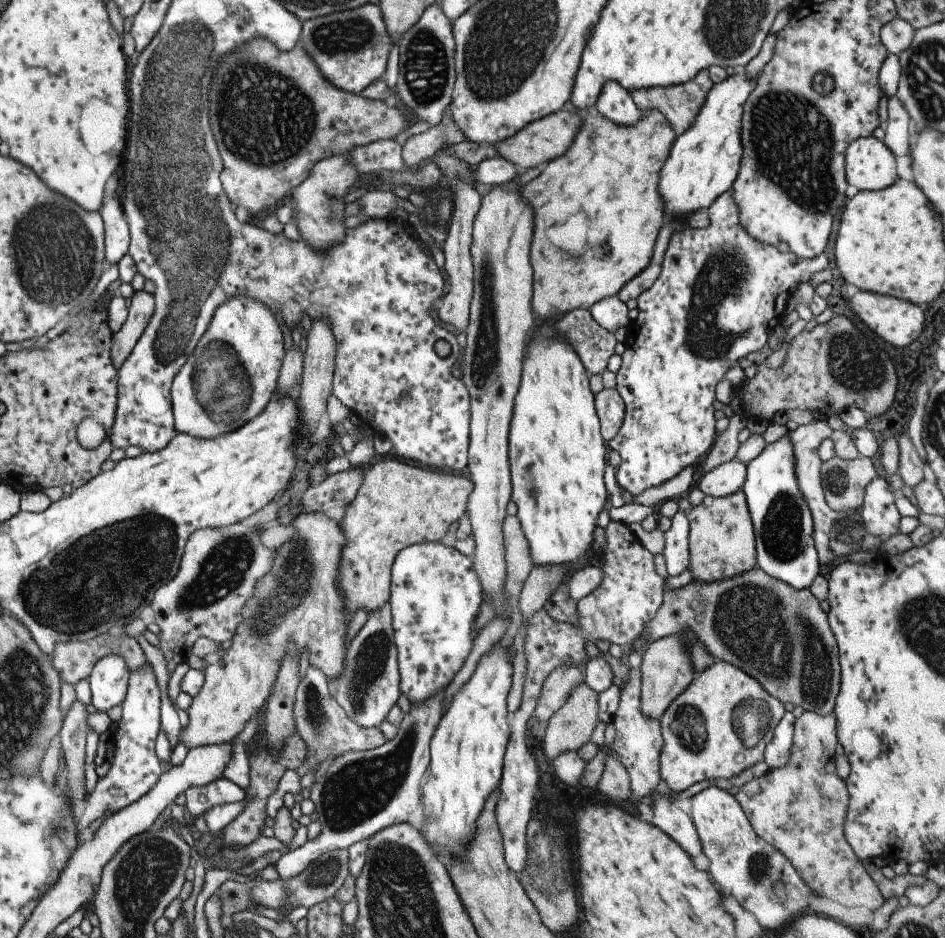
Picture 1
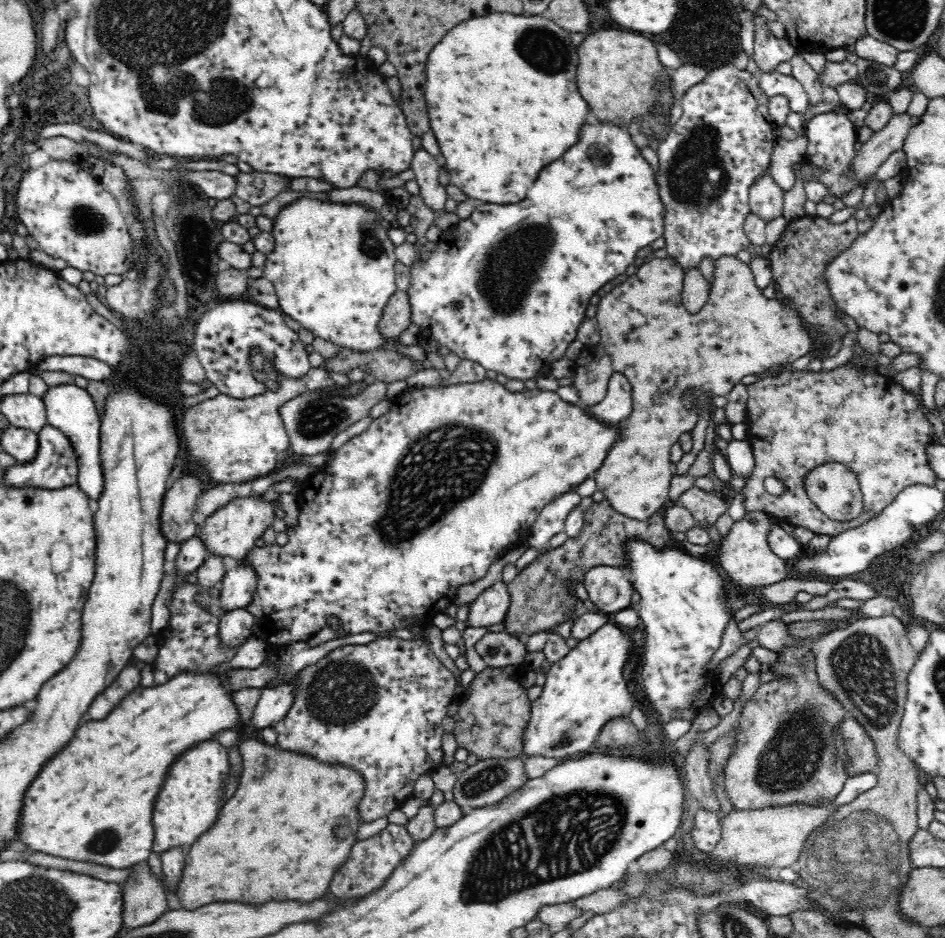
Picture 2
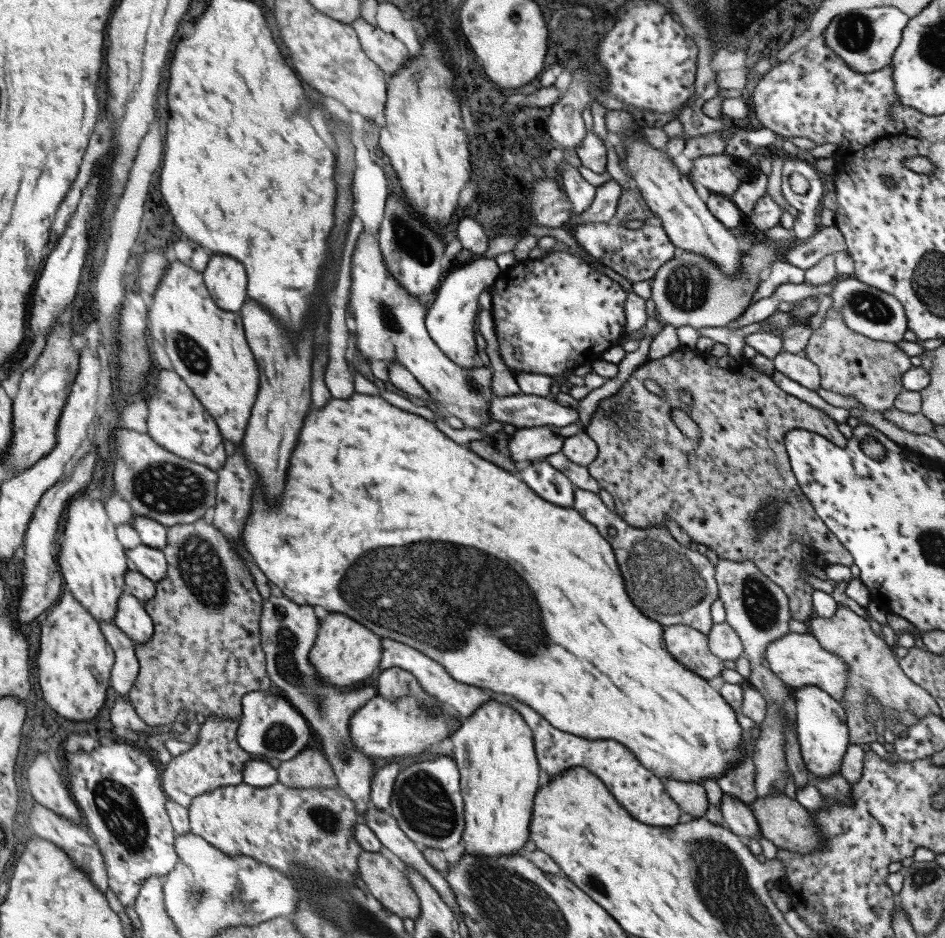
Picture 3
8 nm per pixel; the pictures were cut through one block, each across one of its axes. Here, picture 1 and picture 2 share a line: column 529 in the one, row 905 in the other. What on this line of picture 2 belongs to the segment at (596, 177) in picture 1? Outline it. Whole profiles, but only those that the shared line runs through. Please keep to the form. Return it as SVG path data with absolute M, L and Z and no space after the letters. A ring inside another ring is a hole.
M248 740L238 744L242 756L242 782L236 796L222 808L218 820L204 832L188 850L184 872L176 894L184 910L196 910L208 902L238 902L264 906L268 902L300 902L308 904L322 898L330 890L330 880L346 862L360 818L356 812L358 800L364 794L364 784L356 770L346 766L316 764L310 758L280 752L276 746Z

